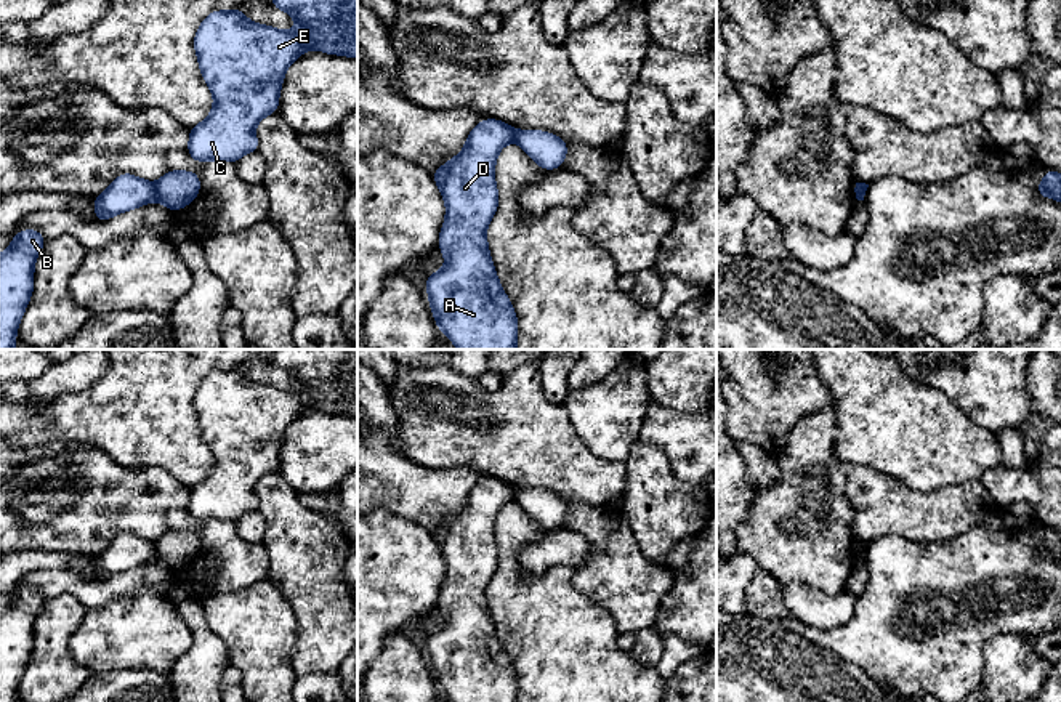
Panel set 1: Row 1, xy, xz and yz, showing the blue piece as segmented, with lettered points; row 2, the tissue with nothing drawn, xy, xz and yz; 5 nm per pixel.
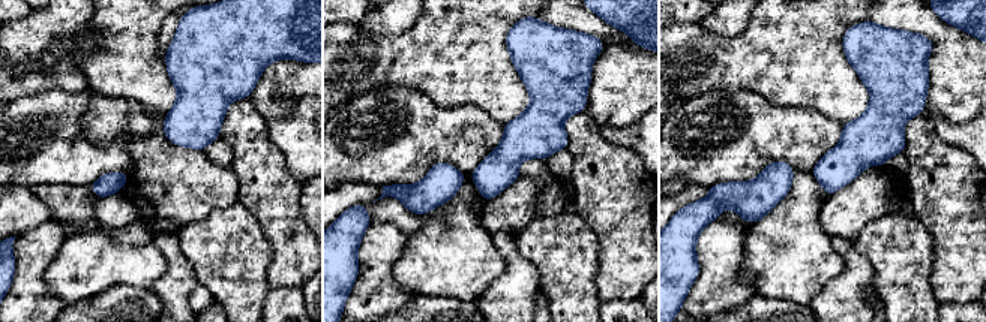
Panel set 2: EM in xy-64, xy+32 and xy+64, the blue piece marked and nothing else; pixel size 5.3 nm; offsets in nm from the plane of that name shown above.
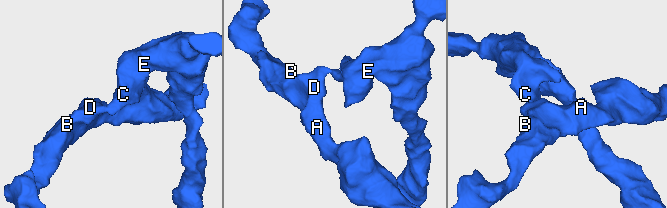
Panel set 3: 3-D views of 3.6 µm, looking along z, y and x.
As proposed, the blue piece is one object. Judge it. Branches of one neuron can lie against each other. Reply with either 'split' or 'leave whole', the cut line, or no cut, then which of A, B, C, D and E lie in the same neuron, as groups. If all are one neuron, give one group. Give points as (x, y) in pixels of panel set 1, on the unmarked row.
split | xy (154, 544), (157, 558) | A B D / C E

